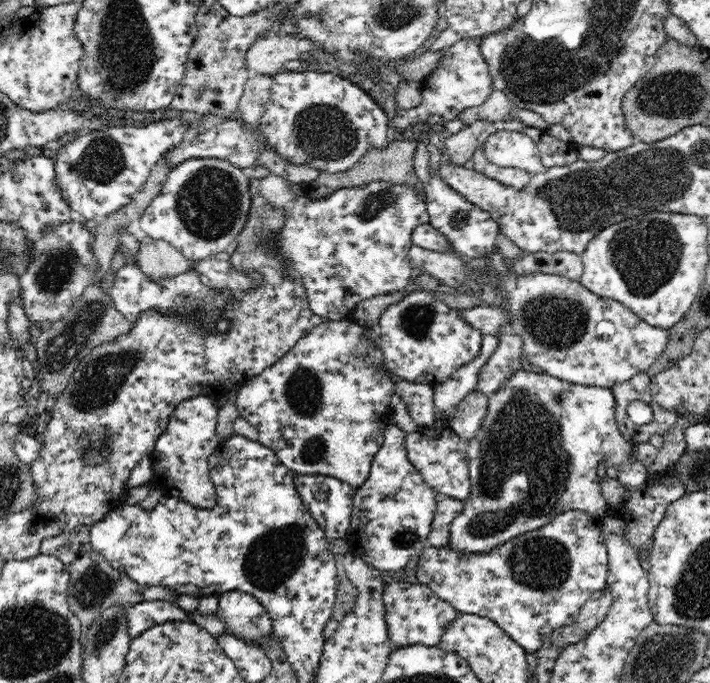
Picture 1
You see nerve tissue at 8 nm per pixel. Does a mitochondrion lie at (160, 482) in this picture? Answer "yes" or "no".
no

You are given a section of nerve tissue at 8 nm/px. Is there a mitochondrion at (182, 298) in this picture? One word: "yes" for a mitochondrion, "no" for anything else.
yes

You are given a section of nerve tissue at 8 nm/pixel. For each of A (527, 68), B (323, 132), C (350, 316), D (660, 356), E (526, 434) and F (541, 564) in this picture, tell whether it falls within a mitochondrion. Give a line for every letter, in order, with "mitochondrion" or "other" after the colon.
A: mitochondrion
B: mitochondrion
C: other
D: other
E: mitochondrion
F: mitochondrion

